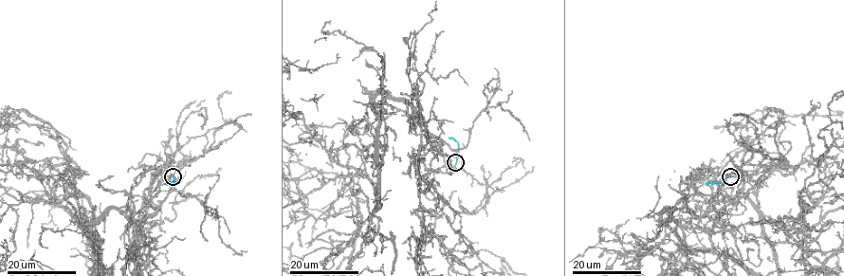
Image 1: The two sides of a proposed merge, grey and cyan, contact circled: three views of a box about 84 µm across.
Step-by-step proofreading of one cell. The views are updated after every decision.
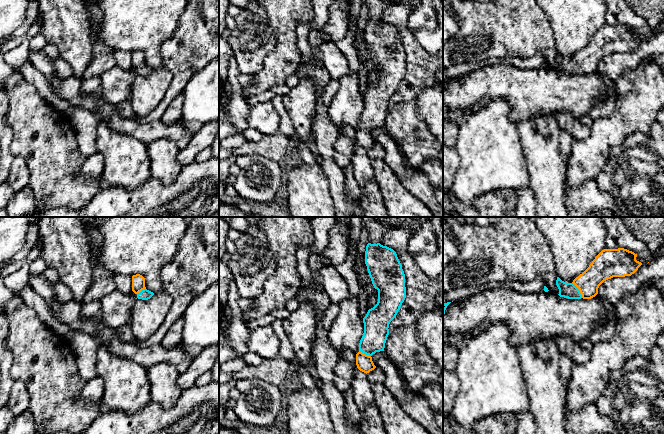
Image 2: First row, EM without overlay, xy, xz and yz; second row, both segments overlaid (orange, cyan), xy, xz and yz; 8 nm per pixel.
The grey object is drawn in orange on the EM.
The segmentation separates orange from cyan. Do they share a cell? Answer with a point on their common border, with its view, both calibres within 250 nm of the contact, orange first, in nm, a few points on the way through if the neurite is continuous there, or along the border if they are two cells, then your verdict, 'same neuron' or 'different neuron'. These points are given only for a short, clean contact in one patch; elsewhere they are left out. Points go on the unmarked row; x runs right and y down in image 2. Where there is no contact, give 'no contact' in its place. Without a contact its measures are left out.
meets orange in yz at (579, 66); 190 nm thick on the orange side, 130 nm on the other; runs through yz (601, 45), (579, 66), (567, 66); same neuron

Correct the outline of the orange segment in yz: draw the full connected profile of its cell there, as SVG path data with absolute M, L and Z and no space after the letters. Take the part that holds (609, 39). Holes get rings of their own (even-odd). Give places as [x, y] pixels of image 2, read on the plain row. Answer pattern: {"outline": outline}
{"outline": "M624 24L604 25L572 59L557 53L558 71L568 75L591 75L598 70L598 64L604 57L634 50L642 41L636 33L637 30Z"}

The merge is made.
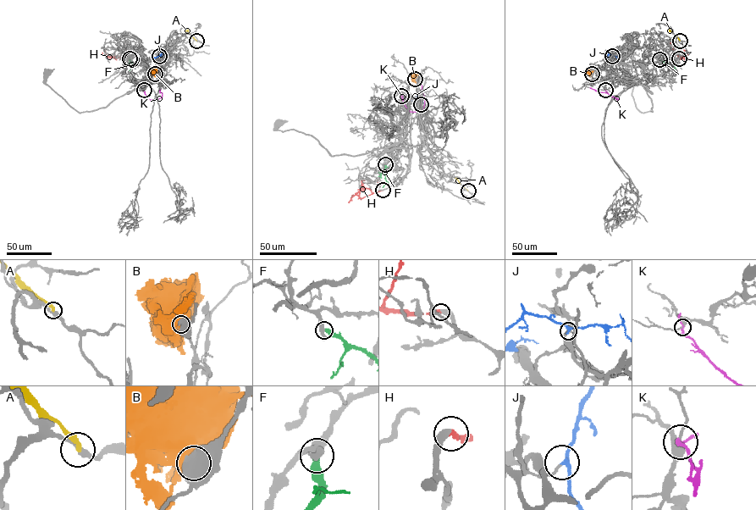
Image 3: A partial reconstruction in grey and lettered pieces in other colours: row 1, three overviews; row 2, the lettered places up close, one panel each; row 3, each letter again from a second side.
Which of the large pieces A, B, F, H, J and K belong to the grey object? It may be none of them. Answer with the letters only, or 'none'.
H

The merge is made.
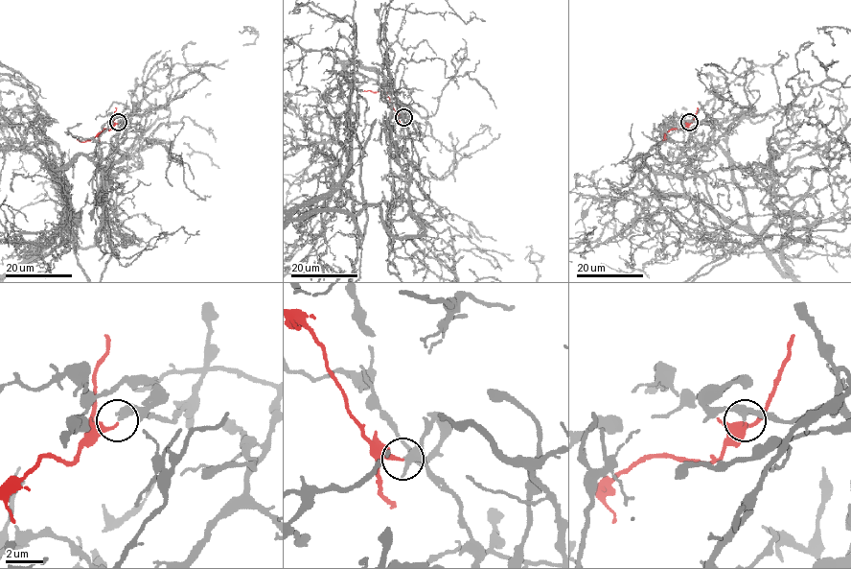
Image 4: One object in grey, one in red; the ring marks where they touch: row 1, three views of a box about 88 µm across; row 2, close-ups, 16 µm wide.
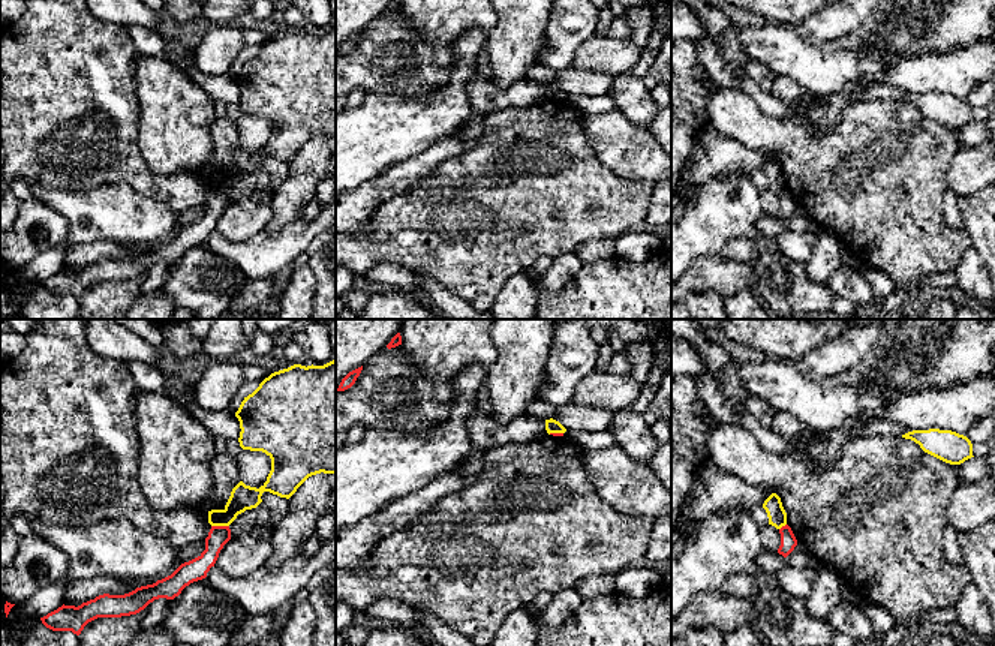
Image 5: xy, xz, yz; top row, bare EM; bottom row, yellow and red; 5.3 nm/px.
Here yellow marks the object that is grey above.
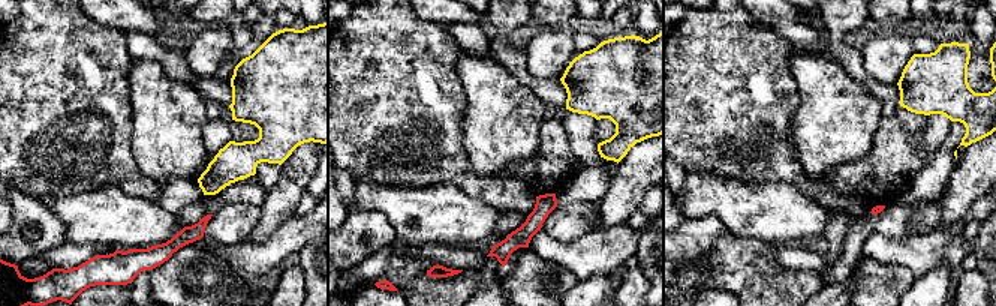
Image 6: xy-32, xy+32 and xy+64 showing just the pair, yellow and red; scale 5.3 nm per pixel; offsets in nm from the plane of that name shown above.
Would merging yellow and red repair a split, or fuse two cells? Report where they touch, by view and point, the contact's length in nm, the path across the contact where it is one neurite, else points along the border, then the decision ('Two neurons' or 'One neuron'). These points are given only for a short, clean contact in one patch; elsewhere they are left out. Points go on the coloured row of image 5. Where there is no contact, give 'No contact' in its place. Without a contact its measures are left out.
Touches yellow at xy (221, 525). Shared border 100 nm. Boundary: xy (212, 525), (228, 526). Two neurons

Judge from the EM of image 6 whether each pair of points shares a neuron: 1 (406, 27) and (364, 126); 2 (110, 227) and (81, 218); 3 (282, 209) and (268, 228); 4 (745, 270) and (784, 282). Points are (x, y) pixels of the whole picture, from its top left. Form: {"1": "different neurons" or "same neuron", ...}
{"1": "same neuron", "2": "same neuron", "3": "same neuron", "4": "same neuron"}

